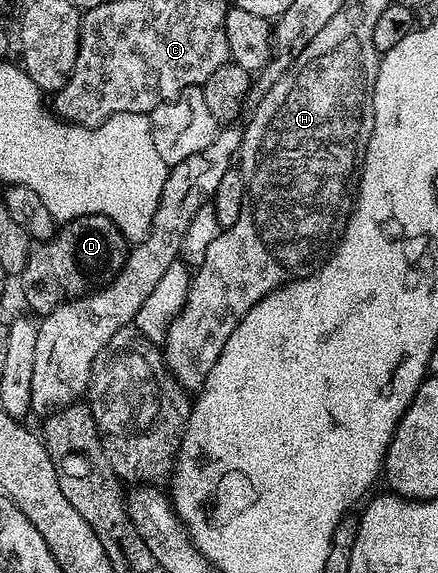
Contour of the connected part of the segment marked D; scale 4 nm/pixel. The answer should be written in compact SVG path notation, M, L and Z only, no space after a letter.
M95 213L61 224L55 236L33 248L26 267L18 274L18 281L24 288L24 301L33 309L33 314L53 313L65 301L85 292L84 277L88 281L97 277L100 283L113 281L129 252L128 238L106 215Z

